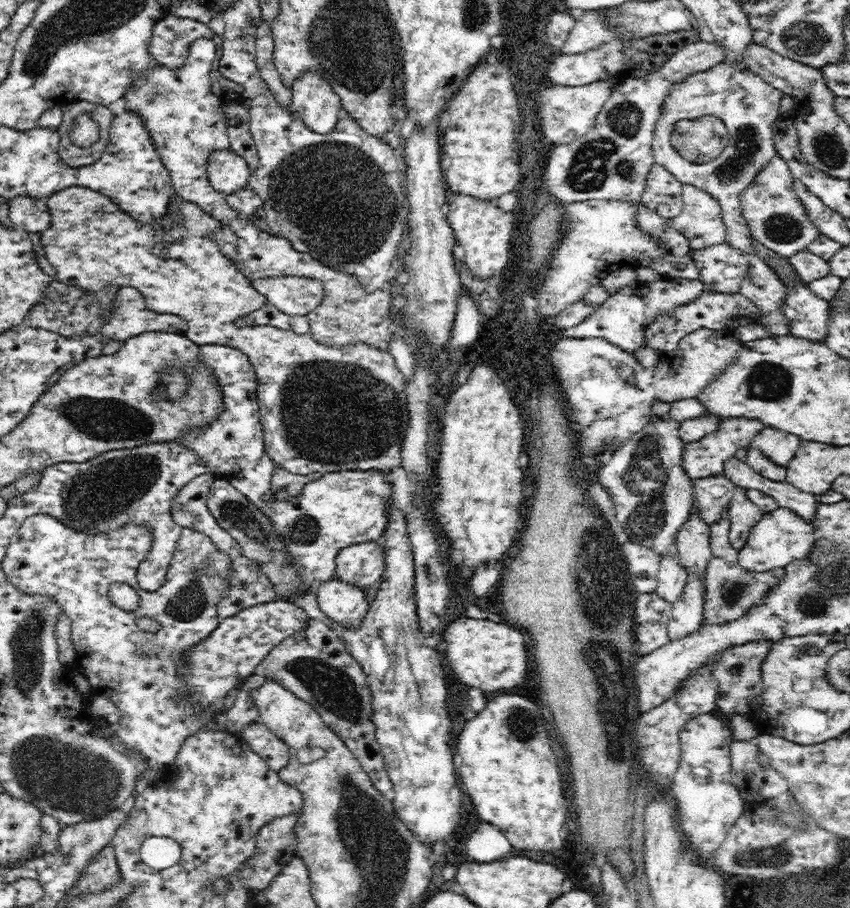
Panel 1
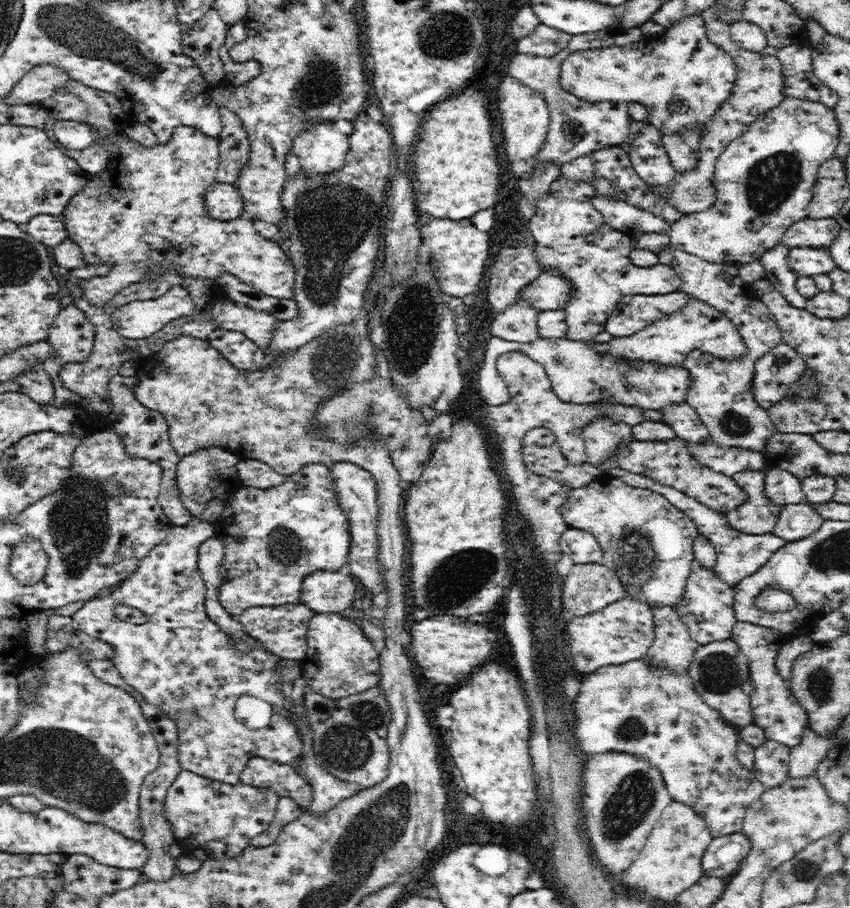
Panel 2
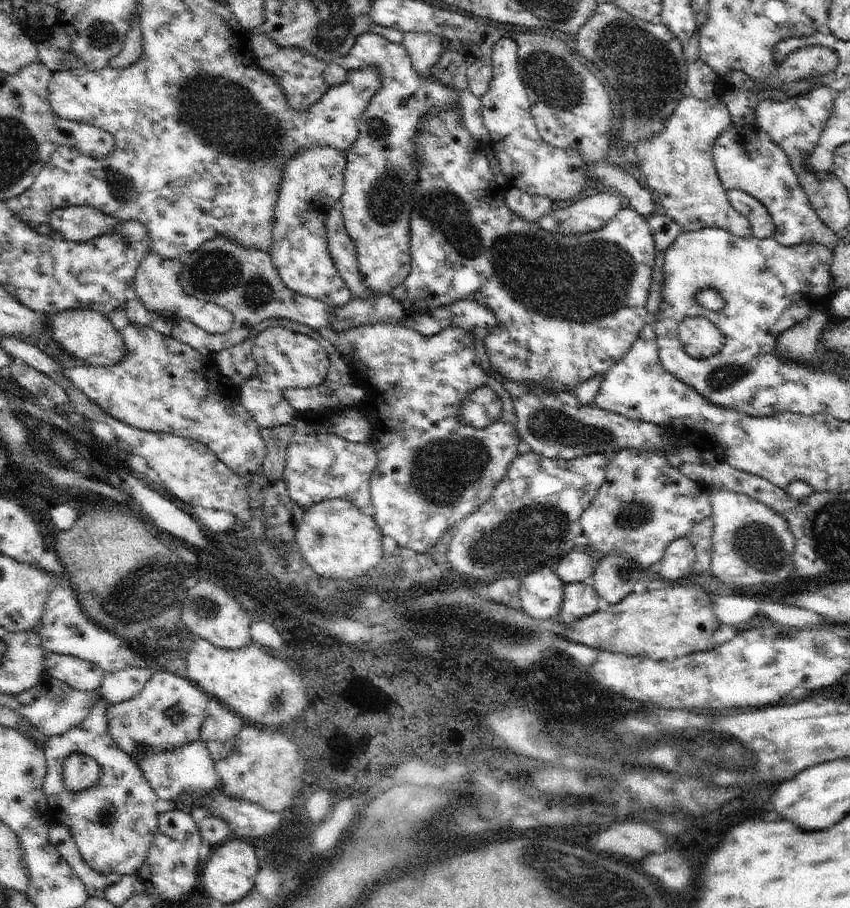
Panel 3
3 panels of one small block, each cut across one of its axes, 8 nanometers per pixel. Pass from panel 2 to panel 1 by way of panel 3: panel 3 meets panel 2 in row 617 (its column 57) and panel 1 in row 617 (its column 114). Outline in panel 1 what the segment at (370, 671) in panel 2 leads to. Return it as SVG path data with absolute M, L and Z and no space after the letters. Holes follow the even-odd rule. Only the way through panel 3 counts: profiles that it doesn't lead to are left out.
M330 580L318 590L318 610L332 620L336 628L354 632L362 628L368 616L368 602L364 590L340 584L338 580Z

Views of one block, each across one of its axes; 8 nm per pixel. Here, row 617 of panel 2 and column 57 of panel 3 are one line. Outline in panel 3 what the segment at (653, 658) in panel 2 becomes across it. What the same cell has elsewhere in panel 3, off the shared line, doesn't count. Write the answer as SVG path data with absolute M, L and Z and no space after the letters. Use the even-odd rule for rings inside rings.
M47 652L47 674L51 678L57 678L71 688L87 690L87 692L101 692L105 686L105 676L107 672L99 666L95 666L89 660L81 660L77 656L67 656L67 654L53 654Z

